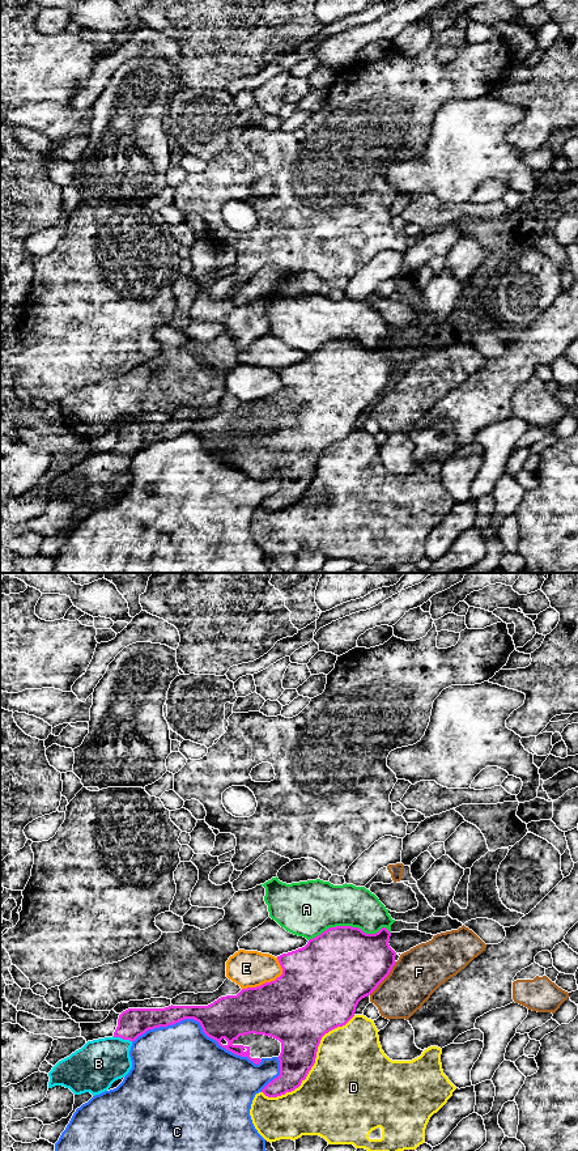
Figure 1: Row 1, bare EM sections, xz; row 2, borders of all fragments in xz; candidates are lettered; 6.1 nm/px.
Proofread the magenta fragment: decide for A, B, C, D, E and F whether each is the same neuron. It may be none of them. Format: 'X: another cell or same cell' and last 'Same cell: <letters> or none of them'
A: another cell
B: same cell
C: another cell
D: another cell
E: another cell
F: another cell
Same cell: B

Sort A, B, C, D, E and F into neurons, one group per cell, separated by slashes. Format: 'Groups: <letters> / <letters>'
Groups: A / B / C / D / E / F

